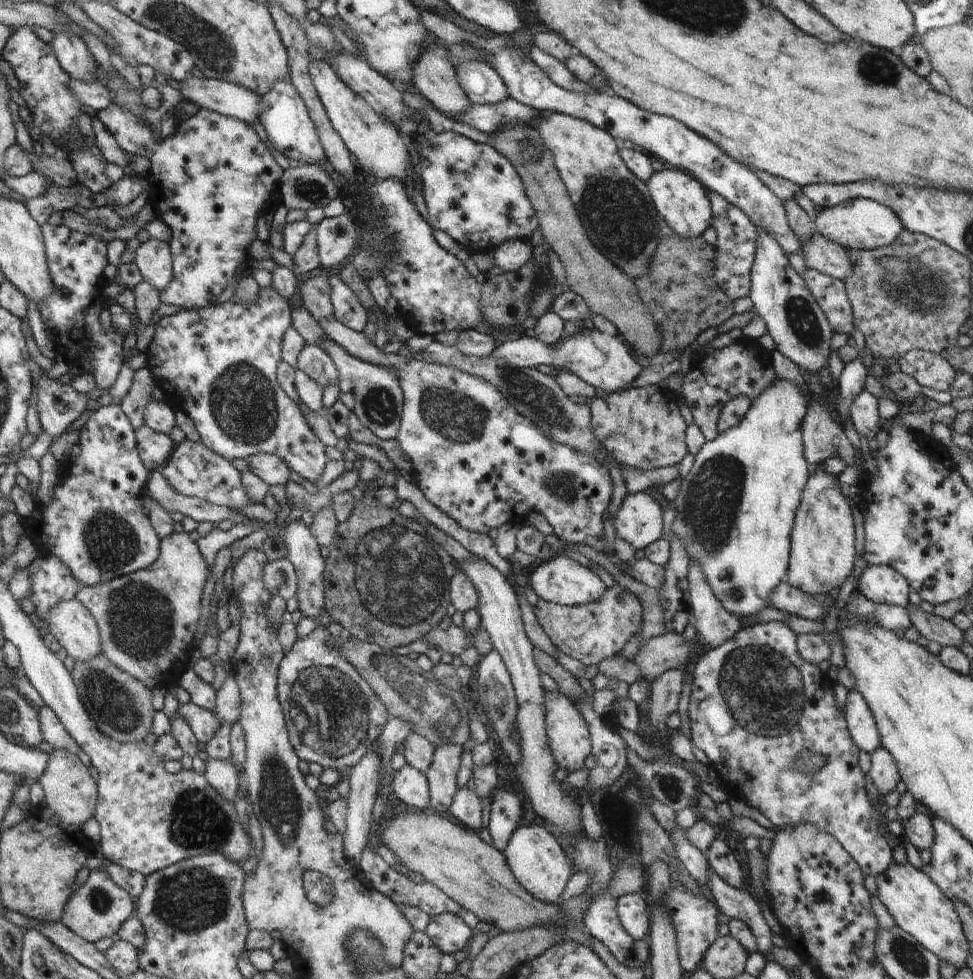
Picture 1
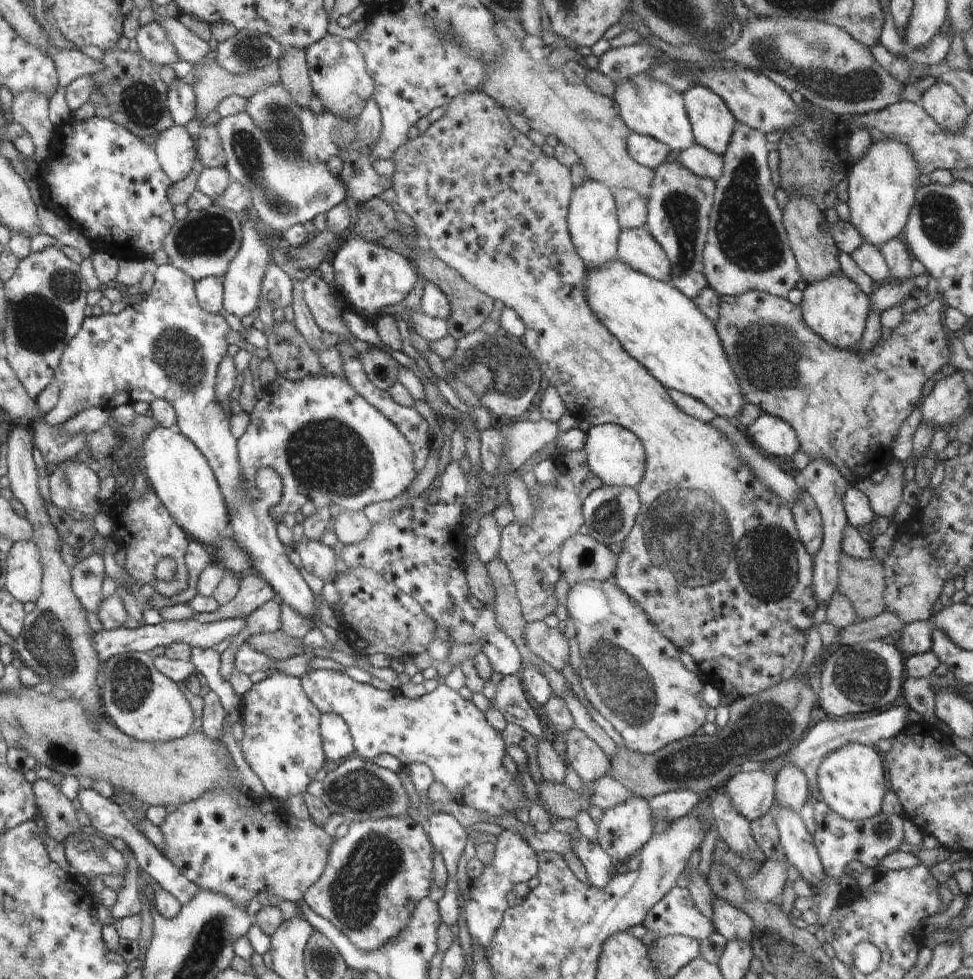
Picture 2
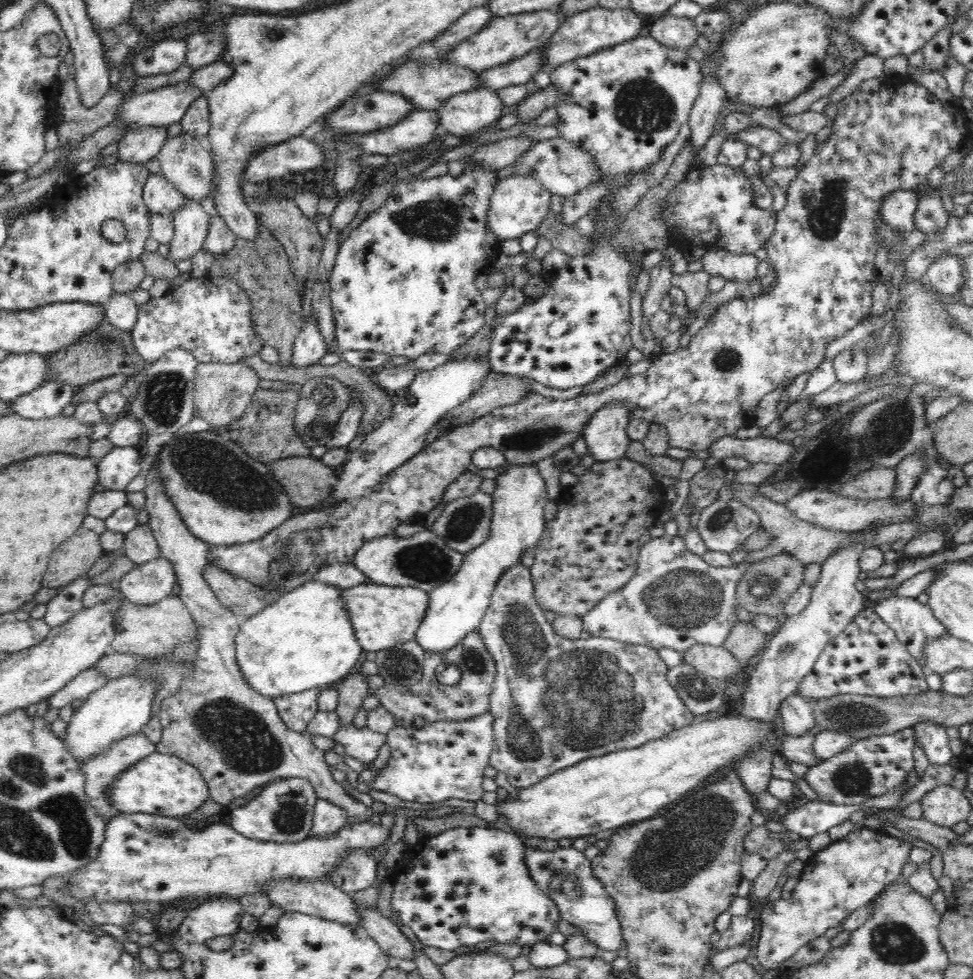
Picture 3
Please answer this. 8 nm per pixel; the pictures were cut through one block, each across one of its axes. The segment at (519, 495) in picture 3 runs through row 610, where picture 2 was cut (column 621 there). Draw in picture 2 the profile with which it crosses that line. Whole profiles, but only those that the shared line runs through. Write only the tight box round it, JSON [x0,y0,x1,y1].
[585,423,646,487]

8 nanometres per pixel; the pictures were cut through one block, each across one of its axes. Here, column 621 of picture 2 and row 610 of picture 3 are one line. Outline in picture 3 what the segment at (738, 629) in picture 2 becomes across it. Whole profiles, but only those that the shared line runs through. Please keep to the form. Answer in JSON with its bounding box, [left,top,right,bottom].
[340,456,665,653]

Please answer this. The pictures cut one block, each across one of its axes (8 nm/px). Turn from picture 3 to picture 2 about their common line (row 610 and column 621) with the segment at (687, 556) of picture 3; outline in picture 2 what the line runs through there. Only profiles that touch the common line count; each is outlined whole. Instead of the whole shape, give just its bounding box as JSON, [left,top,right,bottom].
[566,581,709,755]

